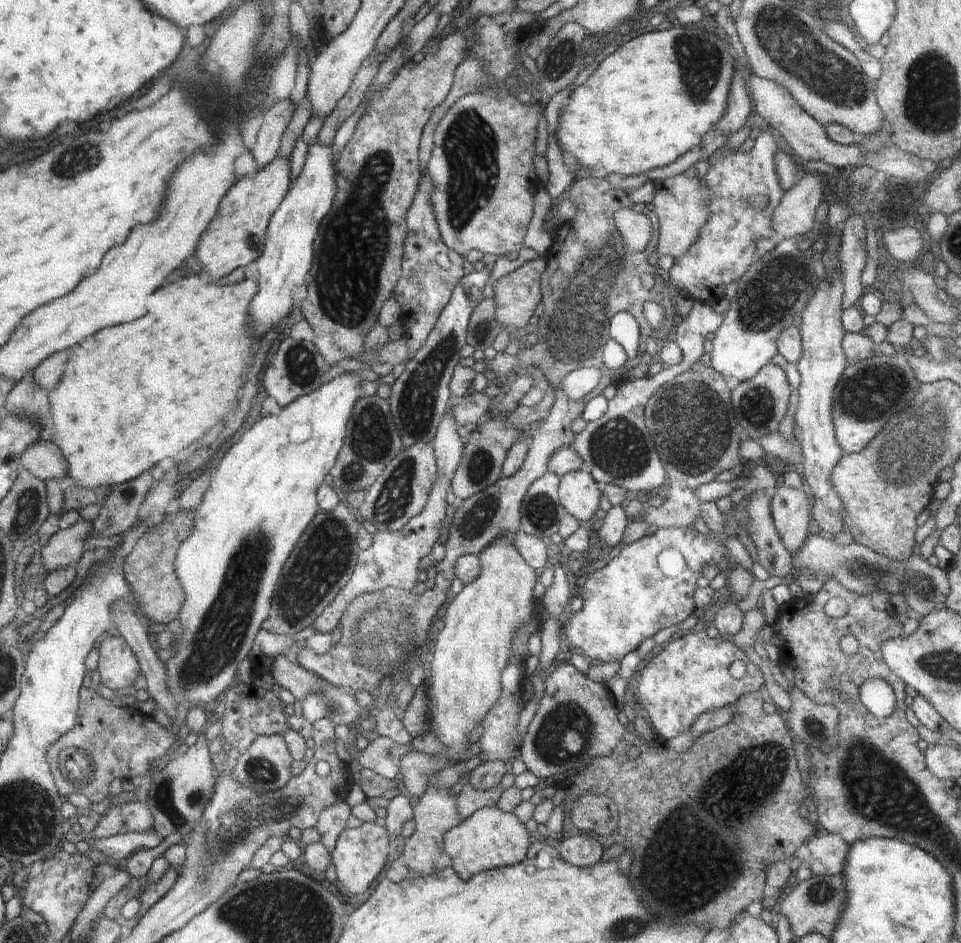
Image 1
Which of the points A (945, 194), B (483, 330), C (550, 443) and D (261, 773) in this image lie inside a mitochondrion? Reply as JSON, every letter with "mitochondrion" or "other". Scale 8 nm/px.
{"A":"other","B":"mitochondrion","C":"other","D":"mitochondrion"}

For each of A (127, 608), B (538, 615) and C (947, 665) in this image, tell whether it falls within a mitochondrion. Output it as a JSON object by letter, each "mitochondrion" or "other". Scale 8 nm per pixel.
{"A":"other","B":"other","C":"mitochondrion"}

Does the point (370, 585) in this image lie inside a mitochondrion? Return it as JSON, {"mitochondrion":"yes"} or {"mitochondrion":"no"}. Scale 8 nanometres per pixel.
{"mitochondrion":"yes"}

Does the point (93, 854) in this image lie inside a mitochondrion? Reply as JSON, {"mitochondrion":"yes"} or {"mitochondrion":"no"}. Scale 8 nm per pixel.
{"mitochondrion":"no"}

